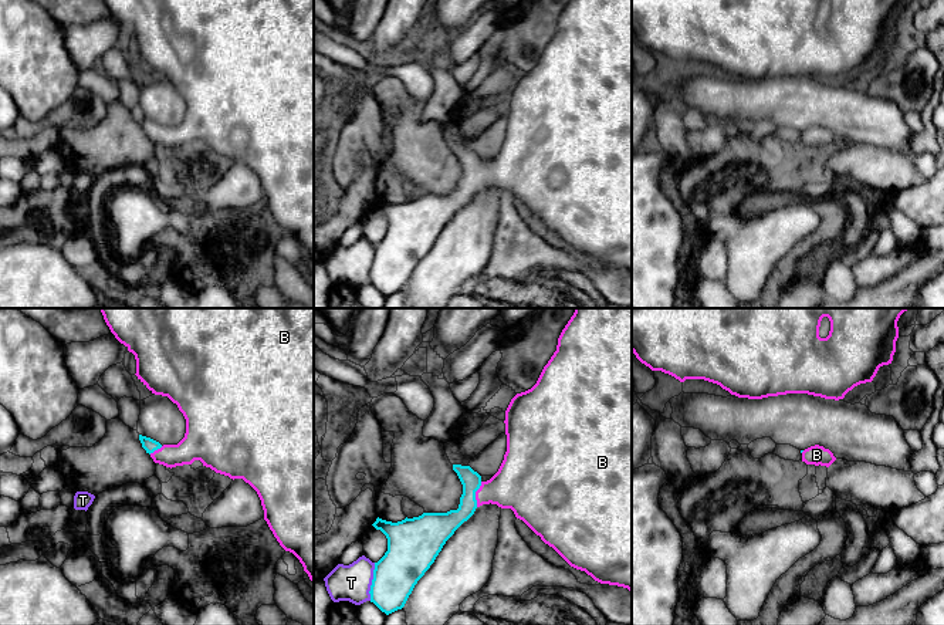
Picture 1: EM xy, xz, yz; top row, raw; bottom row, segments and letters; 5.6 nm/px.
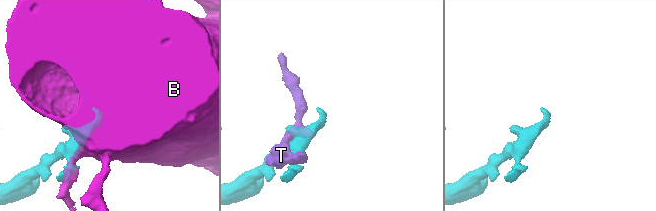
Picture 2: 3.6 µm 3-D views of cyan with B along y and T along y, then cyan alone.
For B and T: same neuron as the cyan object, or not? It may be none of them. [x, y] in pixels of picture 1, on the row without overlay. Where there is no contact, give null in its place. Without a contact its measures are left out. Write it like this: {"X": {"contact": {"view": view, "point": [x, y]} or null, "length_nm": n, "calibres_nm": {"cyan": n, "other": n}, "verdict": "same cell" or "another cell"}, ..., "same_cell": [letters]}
{"B": {"contact": {"view": "xz", "point": [474, 176]}, "length_nm": 150, "calibres_nm": {"cyan": 140, "other": 280}, "verdict": "same cell"}, "T": {"contact": {"view": "xz", "point": [372, 263]}, "length_nm": 220, "calibres_nm": {"cyan": 260, "other": 220}, "verdict": "another cell"}, "same_cell": ["B"]}

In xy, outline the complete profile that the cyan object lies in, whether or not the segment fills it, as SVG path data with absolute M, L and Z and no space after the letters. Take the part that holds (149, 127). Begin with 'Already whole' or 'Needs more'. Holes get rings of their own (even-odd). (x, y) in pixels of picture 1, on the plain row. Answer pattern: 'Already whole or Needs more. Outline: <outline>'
Needs more. Outline: M104 0L106 7L115 20L124 26L129 34L135 37L136 41L136 58L138 61L155 77L168 78L173 85L177 87L179 92L186 101L186 115L185 119L177 126L160 126L159 124L139 116L139 122L146 135L150 136L155 145L163 146L166 149L176 149L183 146L192 146L194 142L200 142L203 148L210 149L216 155L229 158L230 161L243 161L248 165L258 176L261 188L264 192L264 202L267 203L274 219L280 227L292 234L304 249L309 261L314 264L314 0Z

